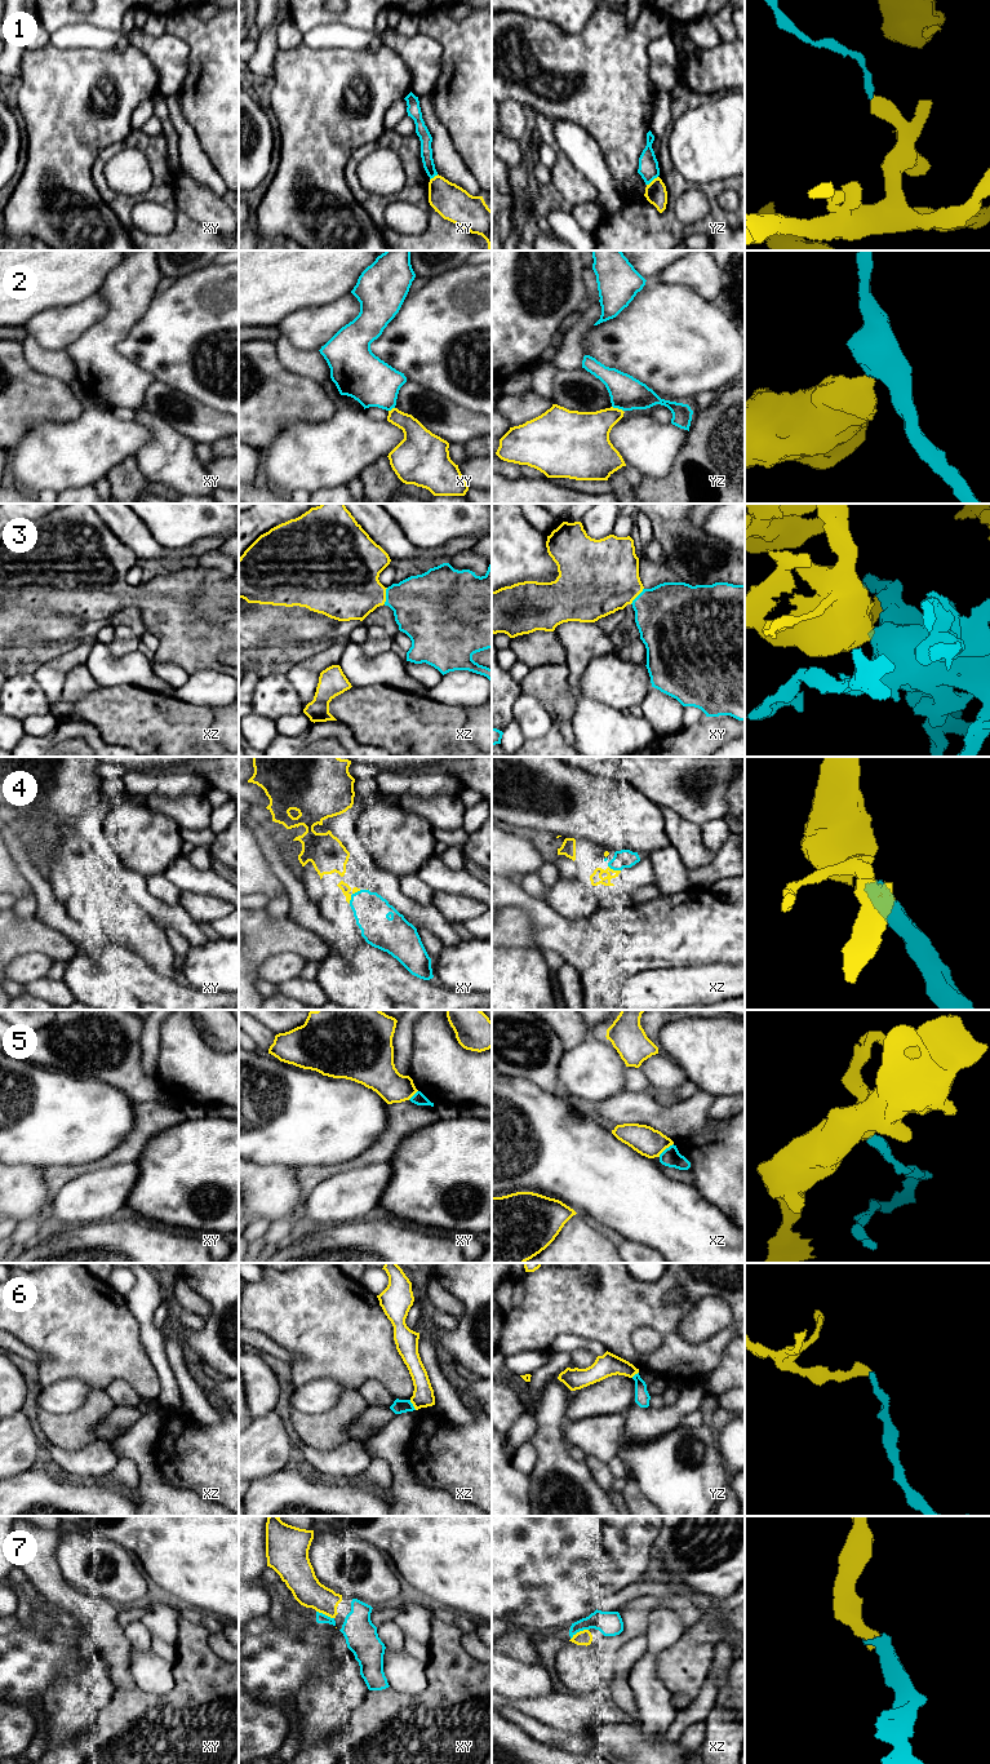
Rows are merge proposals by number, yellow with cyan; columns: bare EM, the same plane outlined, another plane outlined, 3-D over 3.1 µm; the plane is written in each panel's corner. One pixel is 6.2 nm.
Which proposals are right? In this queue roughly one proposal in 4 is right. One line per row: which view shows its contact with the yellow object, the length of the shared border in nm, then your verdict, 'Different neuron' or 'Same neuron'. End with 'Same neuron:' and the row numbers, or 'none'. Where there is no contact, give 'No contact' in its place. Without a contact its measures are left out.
1: Touches yellow in yz. Shared border 90 nm. Different neuron
2: Touches yellow in yz. Shared border 80 nm. Different neuron
3: Touches yellow in xz. Shared border 110 nm. Same neuron
4: Touches yellow in xy. Shared border 120 nm. Same neuron
5: Touches yellow in xz. Shared border 130 nm. Different neuron
6: Touches yellow in xz. Shared border 80 nm. Different neuron
7: Touches yellow in xz. Shared border 130 nm. Same neuron
Same neuron: 3, 4, 7

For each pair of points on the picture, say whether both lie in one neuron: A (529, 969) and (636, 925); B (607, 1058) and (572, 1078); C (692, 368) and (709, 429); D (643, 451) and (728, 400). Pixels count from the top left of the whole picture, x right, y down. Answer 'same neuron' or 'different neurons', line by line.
A: different neurons
B: same neuron
C: different neurons
D: different neurons

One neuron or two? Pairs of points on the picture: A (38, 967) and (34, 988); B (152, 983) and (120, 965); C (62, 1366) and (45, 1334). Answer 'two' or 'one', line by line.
A: two
B: one
C: one

